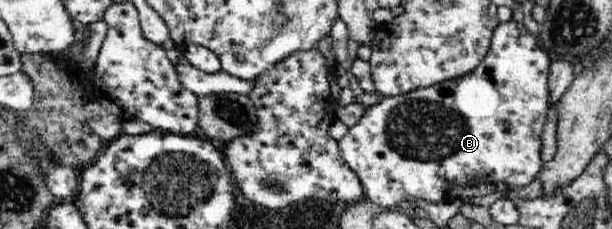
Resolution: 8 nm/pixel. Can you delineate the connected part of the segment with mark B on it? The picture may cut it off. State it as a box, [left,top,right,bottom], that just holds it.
[338,19,552,209]

